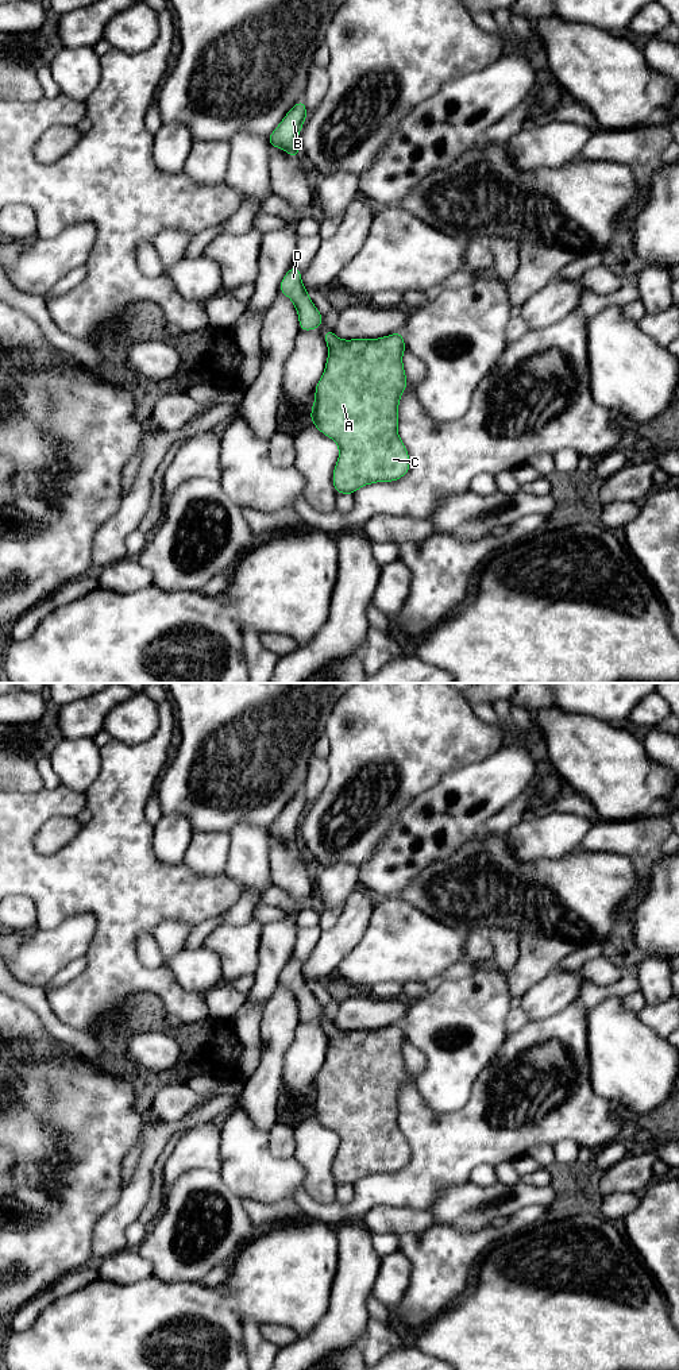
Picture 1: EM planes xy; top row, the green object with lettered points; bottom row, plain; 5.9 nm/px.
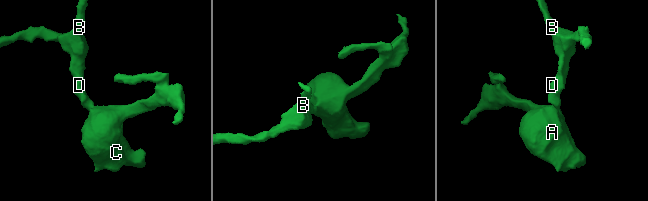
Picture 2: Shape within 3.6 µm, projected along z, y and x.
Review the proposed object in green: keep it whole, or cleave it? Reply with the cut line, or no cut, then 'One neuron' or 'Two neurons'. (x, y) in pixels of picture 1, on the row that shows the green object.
No split. One neuron

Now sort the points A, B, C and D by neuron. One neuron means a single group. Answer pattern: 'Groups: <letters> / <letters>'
Groups: A B C D

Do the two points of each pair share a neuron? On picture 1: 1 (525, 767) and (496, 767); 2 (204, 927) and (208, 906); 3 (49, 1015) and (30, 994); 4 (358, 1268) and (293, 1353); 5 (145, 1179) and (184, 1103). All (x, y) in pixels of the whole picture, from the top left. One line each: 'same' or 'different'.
1: same
2: different
3: same
4: same
5: different

